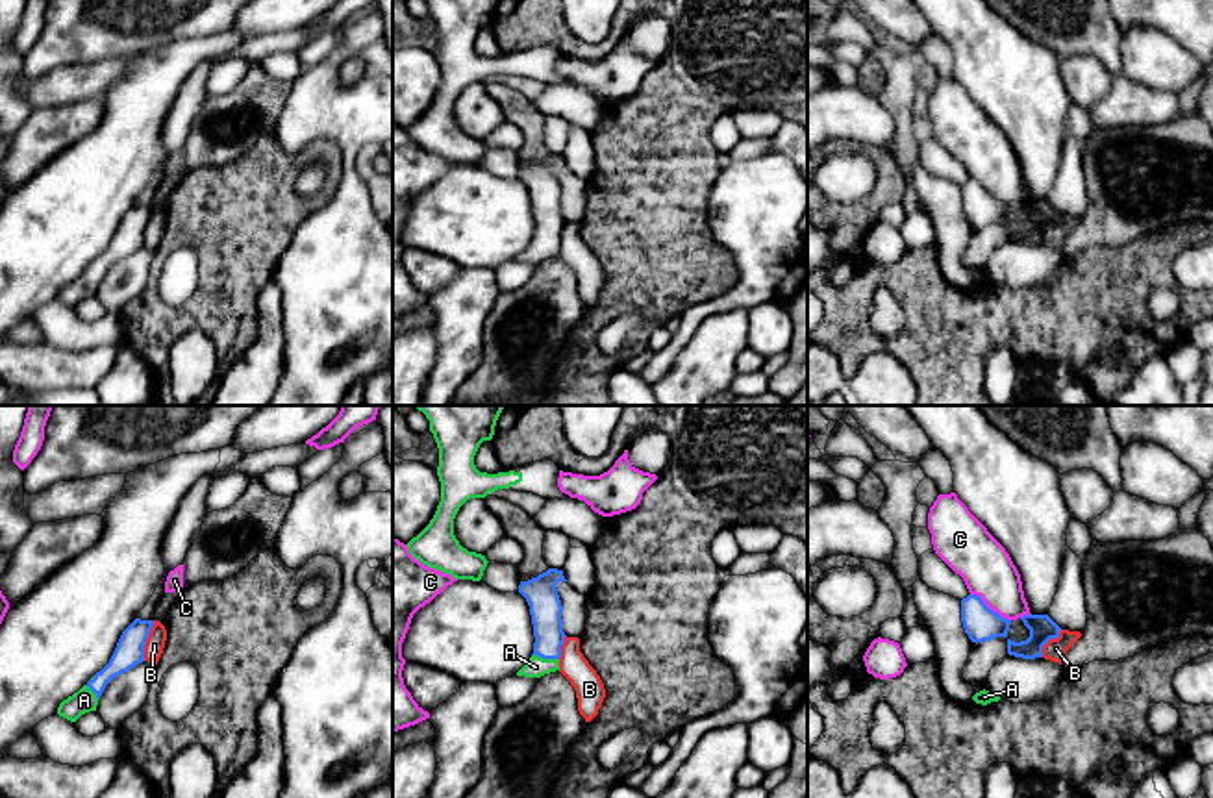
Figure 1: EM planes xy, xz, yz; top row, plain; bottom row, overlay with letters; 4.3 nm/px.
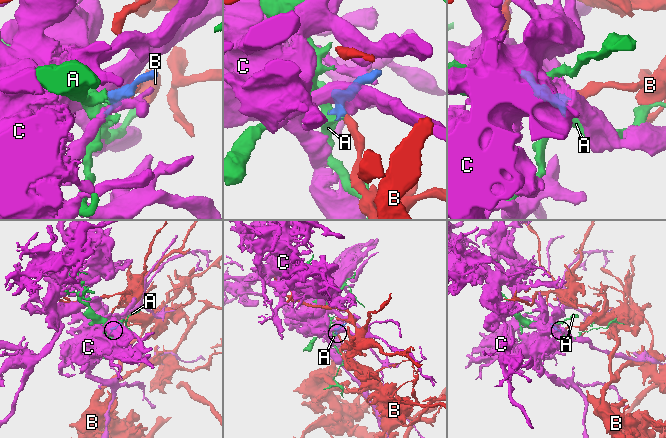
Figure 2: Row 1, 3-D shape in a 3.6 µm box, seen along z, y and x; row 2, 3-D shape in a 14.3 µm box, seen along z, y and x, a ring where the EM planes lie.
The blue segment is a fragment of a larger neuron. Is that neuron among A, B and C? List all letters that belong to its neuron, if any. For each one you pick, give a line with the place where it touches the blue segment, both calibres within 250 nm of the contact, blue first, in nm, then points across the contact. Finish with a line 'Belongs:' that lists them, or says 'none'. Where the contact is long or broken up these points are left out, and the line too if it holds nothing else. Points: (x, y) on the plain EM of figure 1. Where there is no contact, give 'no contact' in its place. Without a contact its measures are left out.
A: xz (545, 243) | 140/90 nm | across xz (545, 191), (545, 243), (536, 252)
Belongs: A

